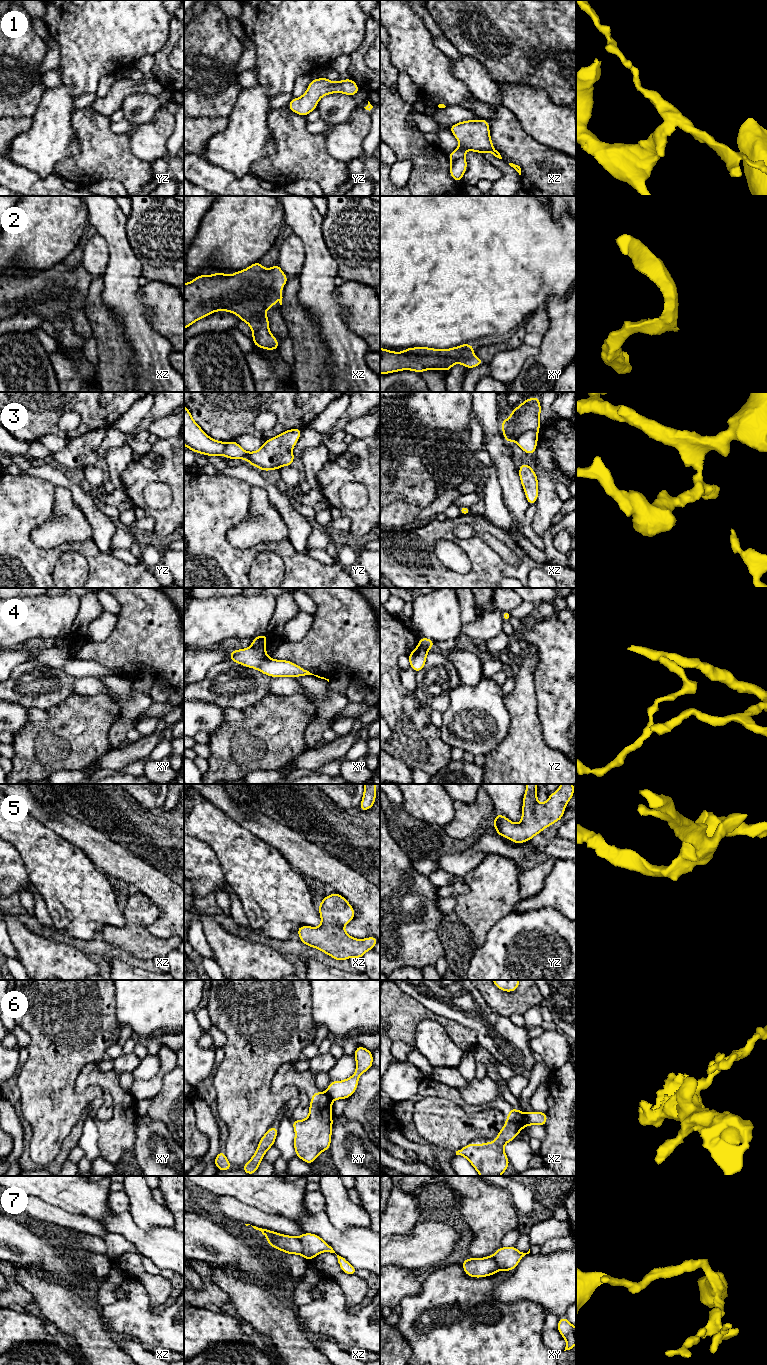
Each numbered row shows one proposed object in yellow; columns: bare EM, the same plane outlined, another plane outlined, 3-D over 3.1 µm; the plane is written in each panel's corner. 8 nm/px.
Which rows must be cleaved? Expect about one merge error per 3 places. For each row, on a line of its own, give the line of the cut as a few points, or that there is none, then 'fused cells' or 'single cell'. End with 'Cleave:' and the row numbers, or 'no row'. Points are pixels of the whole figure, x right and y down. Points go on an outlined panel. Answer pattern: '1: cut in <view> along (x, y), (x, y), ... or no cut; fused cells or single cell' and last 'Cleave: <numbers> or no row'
1: no cut; single cell
2: cut in xy along (403, 352), (448, 357), (472, 356); fused cells
3: cut in xz along (537, 430), (528, 430), (514, 440); fused cells
4: cut in xy along (252, 645), (264, 648); fused cells
5: no cut; single cell
6: cut in xz along (524, 1113), (524, 1123), (526, 1125); fused cells
7: cut in xz along (298, 1238), (302, 1247), (301, 1254); fused cells
Cleave: 2, 3, 4, 6, 7

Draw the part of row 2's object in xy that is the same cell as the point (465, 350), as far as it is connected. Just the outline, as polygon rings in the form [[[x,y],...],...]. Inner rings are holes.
[[[468,343],[449,349],[434,349],[430,347],[413,347],[404,349],[404,353],[412,353],[416,355],[442,356],[448,358],[472,357],[474,351],[475,348]]]

